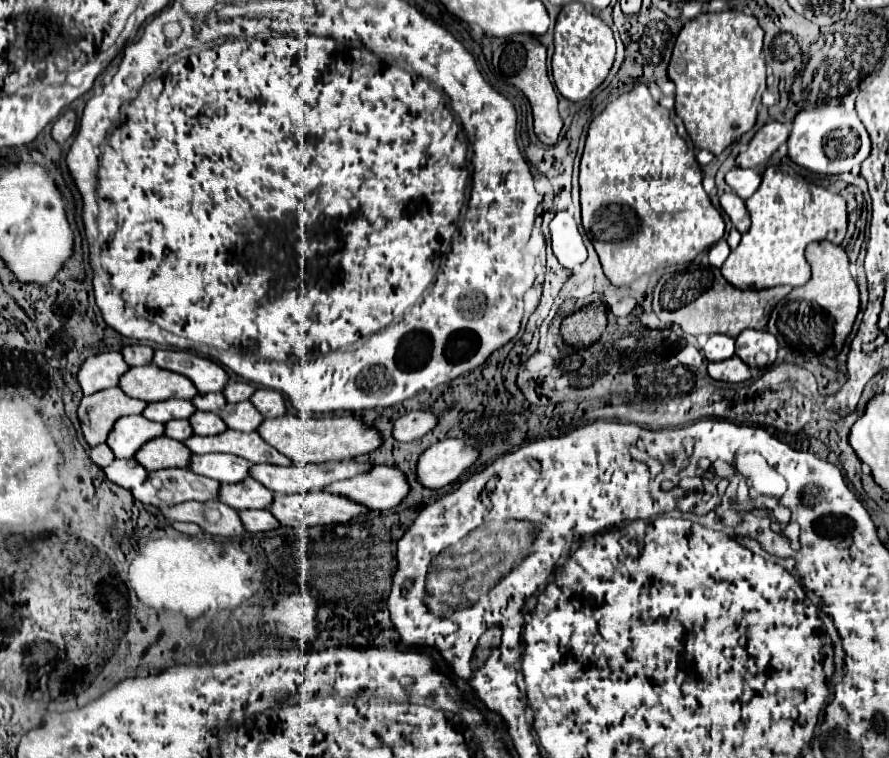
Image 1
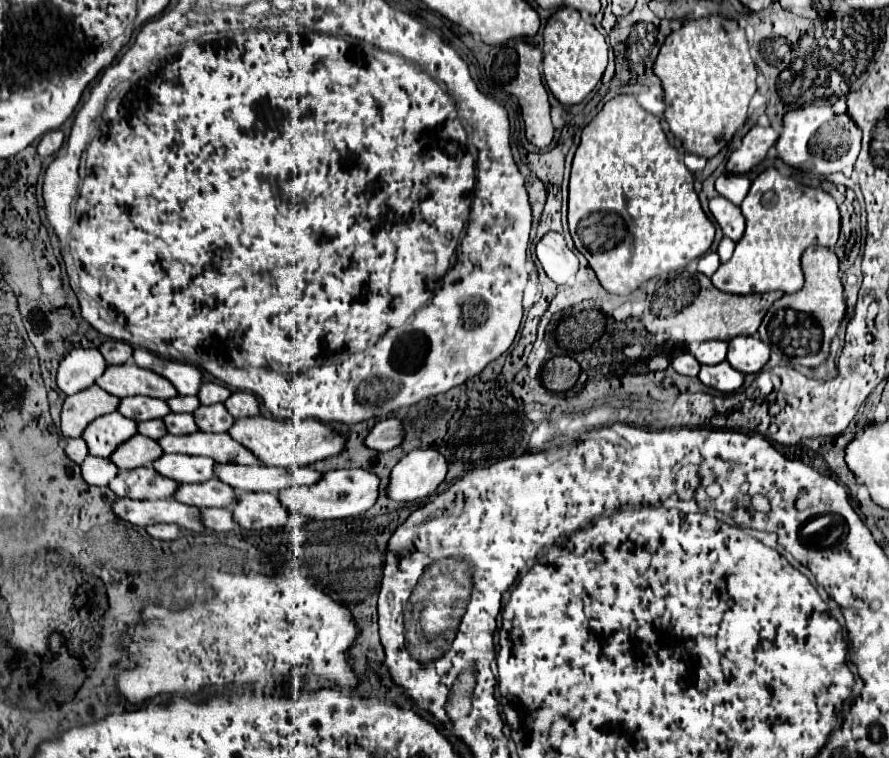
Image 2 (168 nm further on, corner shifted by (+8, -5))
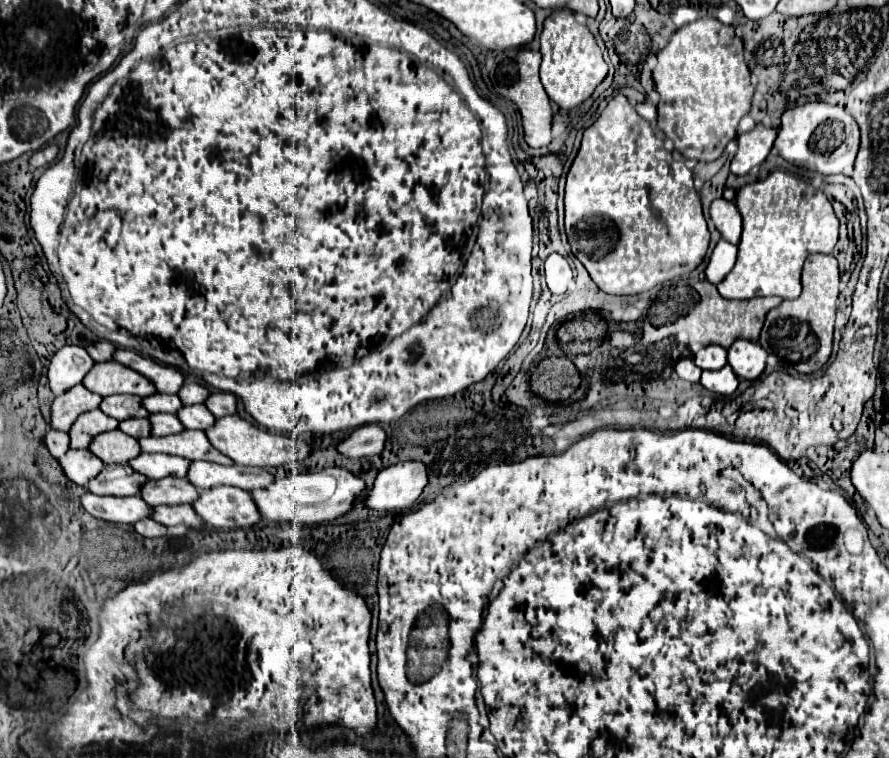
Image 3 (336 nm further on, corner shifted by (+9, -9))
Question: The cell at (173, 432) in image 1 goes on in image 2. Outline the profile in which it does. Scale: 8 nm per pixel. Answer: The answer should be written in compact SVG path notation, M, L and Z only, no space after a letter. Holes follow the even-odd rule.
M147 420L147 422L139 422L137 428L139 428L139 434L149 436L149 438L153 438L153 440L159 440L161 436L167 434L167 428L165 428L163 420Z

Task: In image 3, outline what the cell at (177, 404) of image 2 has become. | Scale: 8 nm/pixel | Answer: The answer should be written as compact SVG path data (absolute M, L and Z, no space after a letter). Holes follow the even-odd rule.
M152 394L148 398L142 398L142 406L148 410L148 412L178 412L182 408L182 402L176 394Z

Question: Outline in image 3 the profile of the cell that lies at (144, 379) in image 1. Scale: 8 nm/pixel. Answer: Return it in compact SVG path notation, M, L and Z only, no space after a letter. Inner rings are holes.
M108 360L106 364L94 364L94 368L86 374L86 380L82 384L100 396L112 396L112 394L136 394L136 396L150 396L156 394L154 384L146 380L142 374L134 372L132 368L126 368L114 360Z

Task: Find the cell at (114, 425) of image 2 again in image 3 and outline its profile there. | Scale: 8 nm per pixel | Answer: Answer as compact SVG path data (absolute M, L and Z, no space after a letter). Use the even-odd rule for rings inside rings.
M90 410L78 416L78 420L70 428L70 448L88 448L90 440L96 434L110 432L118 428L118 420L106 416L102 410Z

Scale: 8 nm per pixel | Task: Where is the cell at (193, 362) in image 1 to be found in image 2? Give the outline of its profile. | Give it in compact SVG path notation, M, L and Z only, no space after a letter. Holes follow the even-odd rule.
M135 348L133 352L135 364L147 370L153 370L161 376L165 376L181 396L197 396L199 388L201 388L201 370L193 364L183 364L177 360L169 360L163 356L157 356L149 350L143 348Z

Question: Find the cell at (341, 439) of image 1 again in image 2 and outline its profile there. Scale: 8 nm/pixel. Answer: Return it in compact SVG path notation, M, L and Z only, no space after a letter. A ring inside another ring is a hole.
M253 416L253 418L241 418L235 420L229 434L241 442L245 448L249 448L263 464L267 466L281 466L281 468L299 468L309 466L319 460L327 460L331 456L337 456L347 446L347 436L335 432L323 422L317 420L277 420L277 418L265 418L265 416Z

